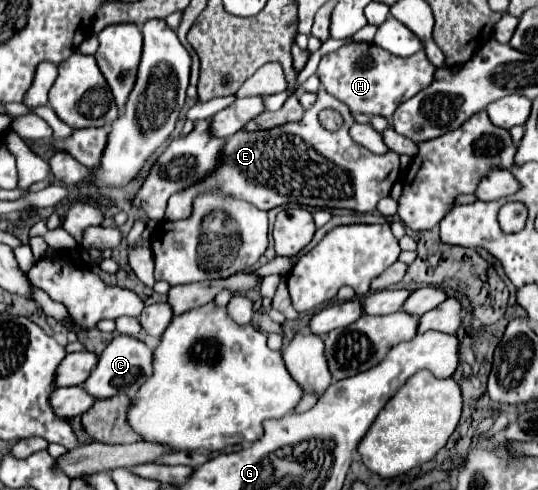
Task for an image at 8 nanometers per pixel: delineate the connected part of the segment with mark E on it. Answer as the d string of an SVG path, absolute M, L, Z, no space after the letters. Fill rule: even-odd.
M321 90L317 96L317 102L305 112L299 122L255 132L241 128L239 132L229 136L223 144L219 164L211 172L211 176L171 196L165 220L187 218L191 214L193 198L199 192L209 190L211 186L219 186L225 194L247 200L265 212L289 204L373 212L379 198L391 192L391 186L399 176L399 154L387 152L379 156L363 146L359 146L359 154L355 154L355 140L349 136L349 126L355 124L353 114L343 102L335 100L327 92ZM323 108L335 108L343 114L345 126L339 128L339 132L327 132L325 128L321 128L317 114ZM203 182L211 182L209 188Z

